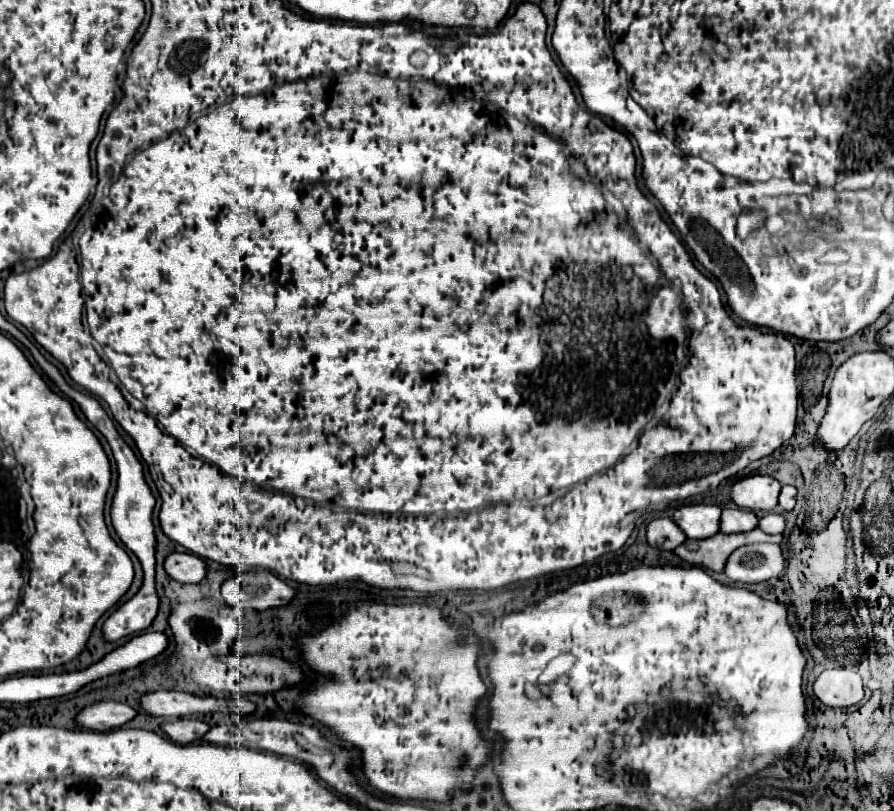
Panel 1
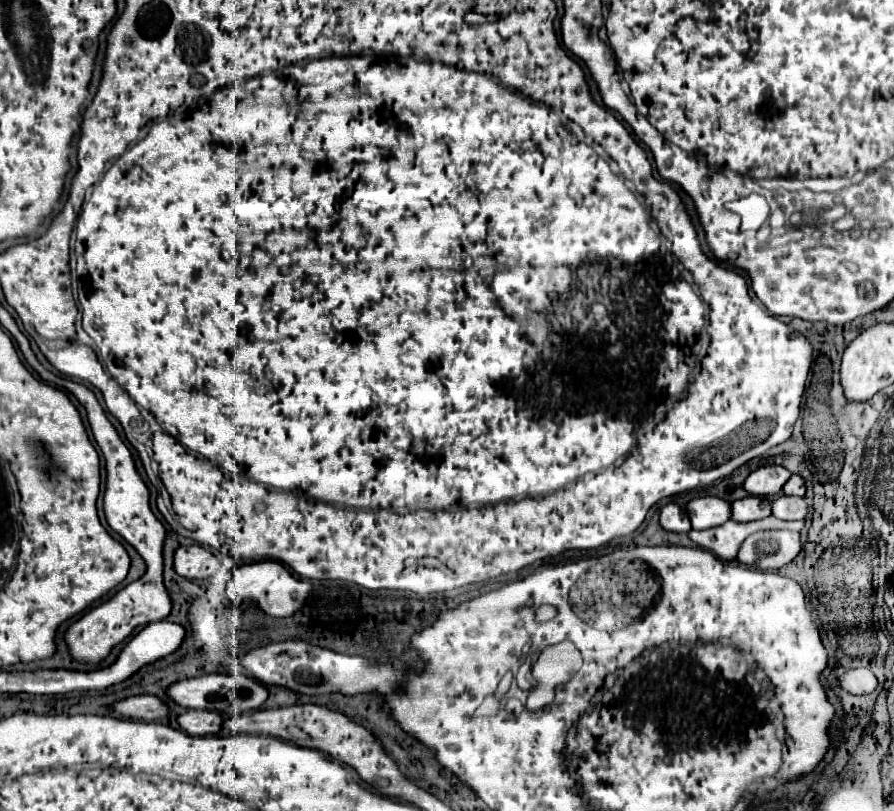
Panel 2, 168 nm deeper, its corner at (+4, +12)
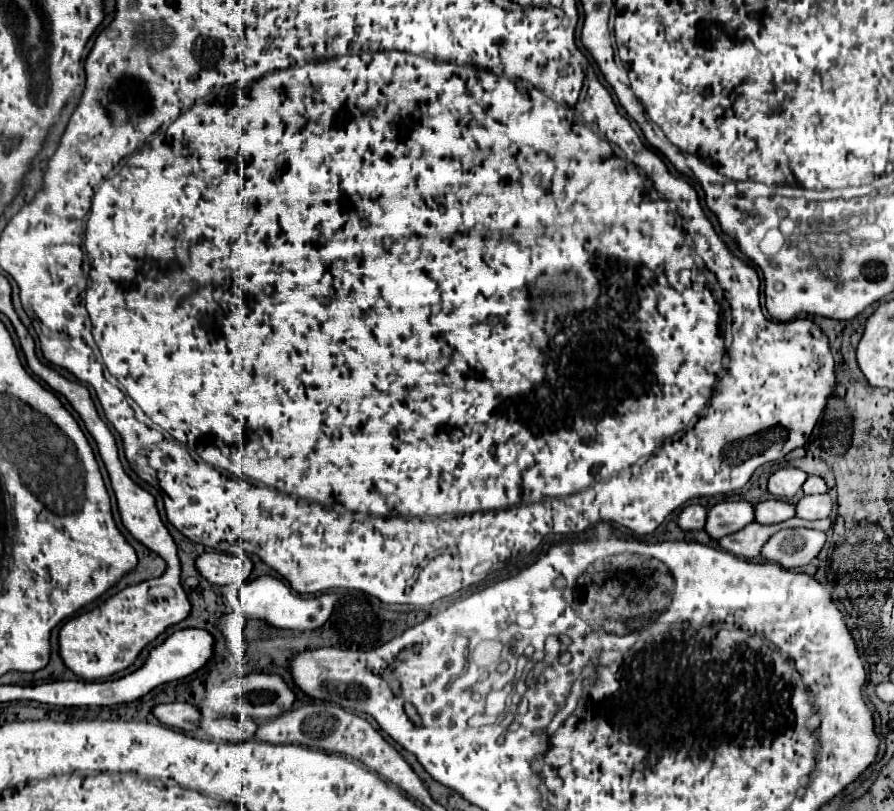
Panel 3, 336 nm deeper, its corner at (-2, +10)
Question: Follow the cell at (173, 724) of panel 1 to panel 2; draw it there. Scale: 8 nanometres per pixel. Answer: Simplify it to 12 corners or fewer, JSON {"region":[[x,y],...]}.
{"region":[[185,711],[177,723],[189,735],[217,735],[225,717],[215,711]]}

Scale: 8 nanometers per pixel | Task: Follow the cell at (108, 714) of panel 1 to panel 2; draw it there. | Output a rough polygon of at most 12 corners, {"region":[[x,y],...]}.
{"region":[[137,695],[113,705],[137,721],[161,721],[169,707],[153,695]]}

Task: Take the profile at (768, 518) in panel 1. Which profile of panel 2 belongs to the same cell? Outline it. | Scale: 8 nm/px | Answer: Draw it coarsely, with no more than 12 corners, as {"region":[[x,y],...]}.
{"region":[[781,495],[773,501],[777,519],[807,519],[803,497]]}

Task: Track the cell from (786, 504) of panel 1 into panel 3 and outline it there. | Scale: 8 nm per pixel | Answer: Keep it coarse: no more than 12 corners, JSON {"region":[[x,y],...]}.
{"region":[[809,475],[803,483],[805,495],[815,495],[827,491],[821,477]]}

